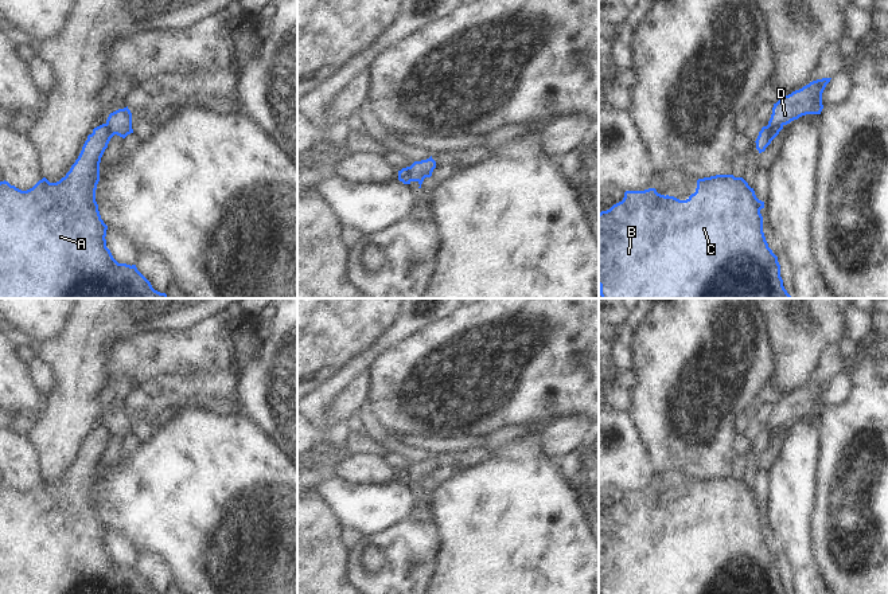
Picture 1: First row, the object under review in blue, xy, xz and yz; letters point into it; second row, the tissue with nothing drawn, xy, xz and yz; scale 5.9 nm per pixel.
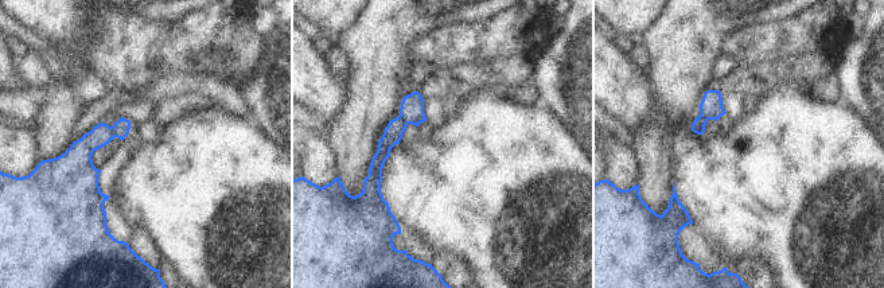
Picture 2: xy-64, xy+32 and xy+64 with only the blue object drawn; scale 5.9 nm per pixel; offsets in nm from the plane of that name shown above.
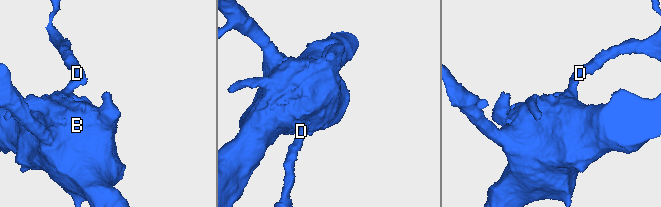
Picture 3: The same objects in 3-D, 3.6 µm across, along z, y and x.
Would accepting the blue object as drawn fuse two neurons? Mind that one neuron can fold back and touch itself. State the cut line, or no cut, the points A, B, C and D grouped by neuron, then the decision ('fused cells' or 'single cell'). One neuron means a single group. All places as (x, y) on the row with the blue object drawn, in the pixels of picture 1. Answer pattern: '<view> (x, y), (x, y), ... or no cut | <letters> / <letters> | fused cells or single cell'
yz (767, 125), (782, 126) | A B C / D | fused cells

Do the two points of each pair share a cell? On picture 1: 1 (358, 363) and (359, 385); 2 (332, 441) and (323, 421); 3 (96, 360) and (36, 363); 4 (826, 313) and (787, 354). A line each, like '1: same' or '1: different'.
1: different
2: different
3: different
4: same

